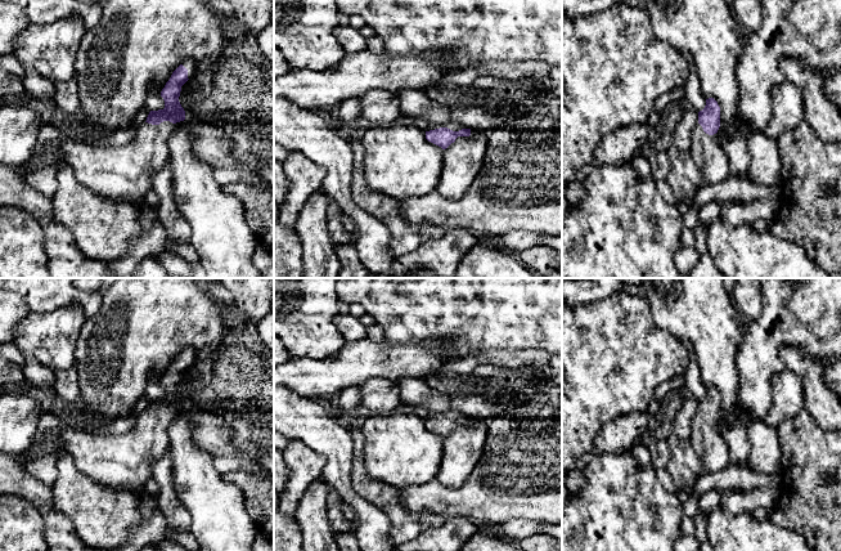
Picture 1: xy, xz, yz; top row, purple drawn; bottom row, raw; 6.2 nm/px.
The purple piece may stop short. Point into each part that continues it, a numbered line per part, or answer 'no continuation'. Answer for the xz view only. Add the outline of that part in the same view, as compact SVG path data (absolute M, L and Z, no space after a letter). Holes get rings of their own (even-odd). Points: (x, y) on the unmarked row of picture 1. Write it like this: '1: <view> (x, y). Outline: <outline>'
1: xz (454, 415). Outline: M446 411L446 412L431 412L430 418L440 417L440 416L448 416L453 420L462 418L462 415L458 411Z

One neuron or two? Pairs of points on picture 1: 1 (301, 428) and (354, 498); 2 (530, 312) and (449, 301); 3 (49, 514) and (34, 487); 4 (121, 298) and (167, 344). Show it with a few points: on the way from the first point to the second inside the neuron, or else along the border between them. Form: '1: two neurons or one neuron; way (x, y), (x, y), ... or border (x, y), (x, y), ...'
1: one neuron; way (320, 442), (338, 460), (340, 479)
2: one neuron; way (509, 304), (470, 303)
3: one neuron; way (45, 507), (37, 493)
4: one neuron; way (133, 309), (156, 332)

